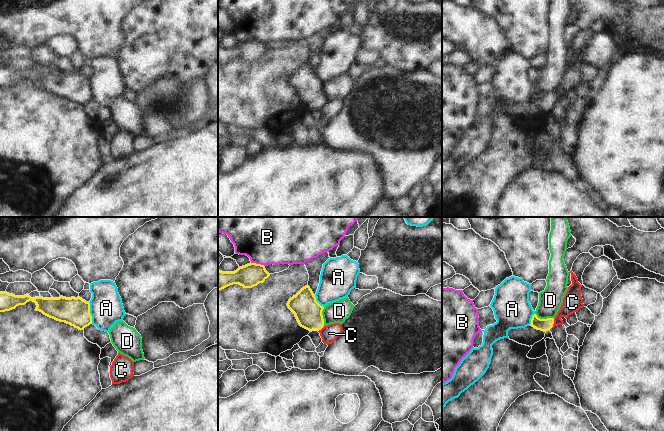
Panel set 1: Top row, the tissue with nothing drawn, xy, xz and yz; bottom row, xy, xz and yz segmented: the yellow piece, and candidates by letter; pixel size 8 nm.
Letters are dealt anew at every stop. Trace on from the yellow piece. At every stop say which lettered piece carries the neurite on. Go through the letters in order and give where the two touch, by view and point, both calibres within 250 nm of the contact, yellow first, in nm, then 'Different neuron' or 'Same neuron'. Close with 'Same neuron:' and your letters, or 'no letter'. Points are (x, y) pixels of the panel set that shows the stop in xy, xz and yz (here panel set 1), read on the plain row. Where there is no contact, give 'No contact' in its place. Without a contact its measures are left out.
A: Touches yellow at xy (89, 89). Thickness 220 nm (yellow) against 260 nm. Different neuron
B: Touches yellow at xz (258, 40). Thickness 190 nm (yellow) against 320 nm. Different neuron
C: Touches yellow at yz (553, 99). Thickness 100 nm (yellow) against 160 nm. Different neuron
D: Touches yellow at yz (544, 95). Thickness 100 nm (yellow) against 190 nm. Different neuron
Same neuron: no letter

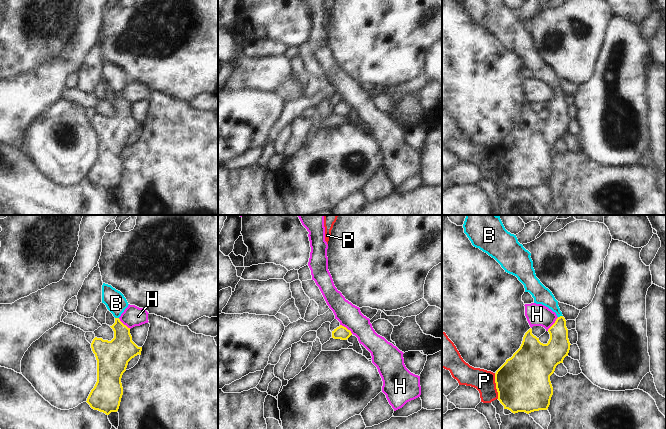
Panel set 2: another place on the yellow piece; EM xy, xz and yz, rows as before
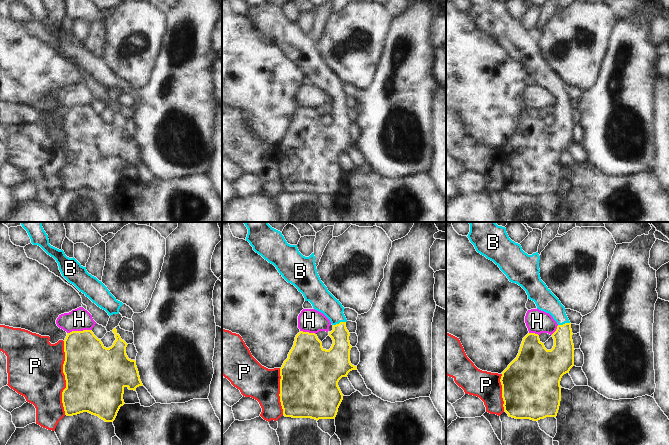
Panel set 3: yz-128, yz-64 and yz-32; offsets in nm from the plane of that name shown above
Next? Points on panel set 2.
B: Touches yellow at yz (560, 92). Thickness 190 nm (yellow) against 140 nm. Same neuron
H: Touches yellow at yz (553, 100). Thickness 190 nm (yellow) against 180 nm. Different neuron
P: Touches yellow at yz (496, 162). Thickness 440 nm (yellow) against 180 nm. Different neuron
Same neuron: B

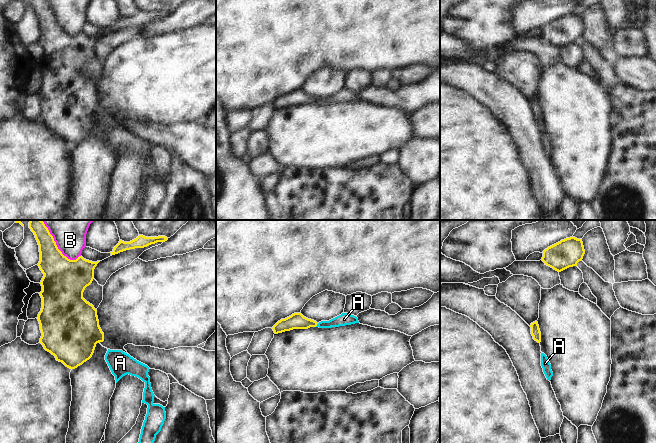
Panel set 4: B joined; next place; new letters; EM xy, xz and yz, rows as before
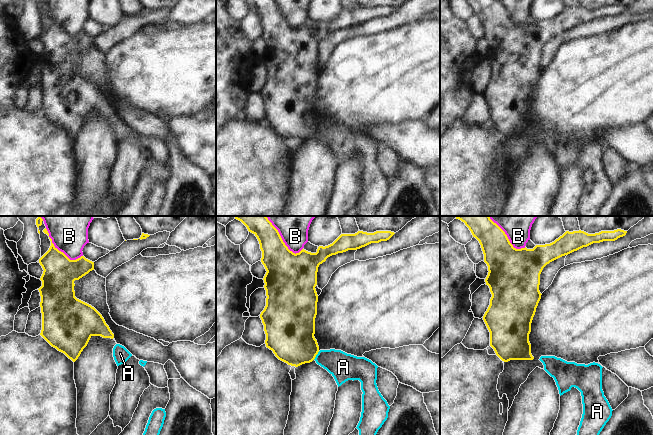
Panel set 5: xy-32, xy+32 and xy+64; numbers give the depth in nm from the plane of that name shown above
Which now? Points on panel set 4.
A: Touches yellow at xz (316, 101). Thickness 130 nm (yellow) against 100 nm. Same neuron
B: Touches yellow at xy (57, 24). Thickness 320 nm (yellow) against 240 nm. Different neuron
Same neuron: A

